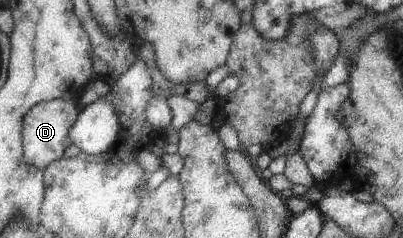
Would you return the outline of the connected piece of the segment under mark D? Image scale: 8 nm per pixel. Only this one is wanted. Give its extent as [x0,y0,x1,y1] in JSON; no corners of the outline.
[24,99,81,169]

